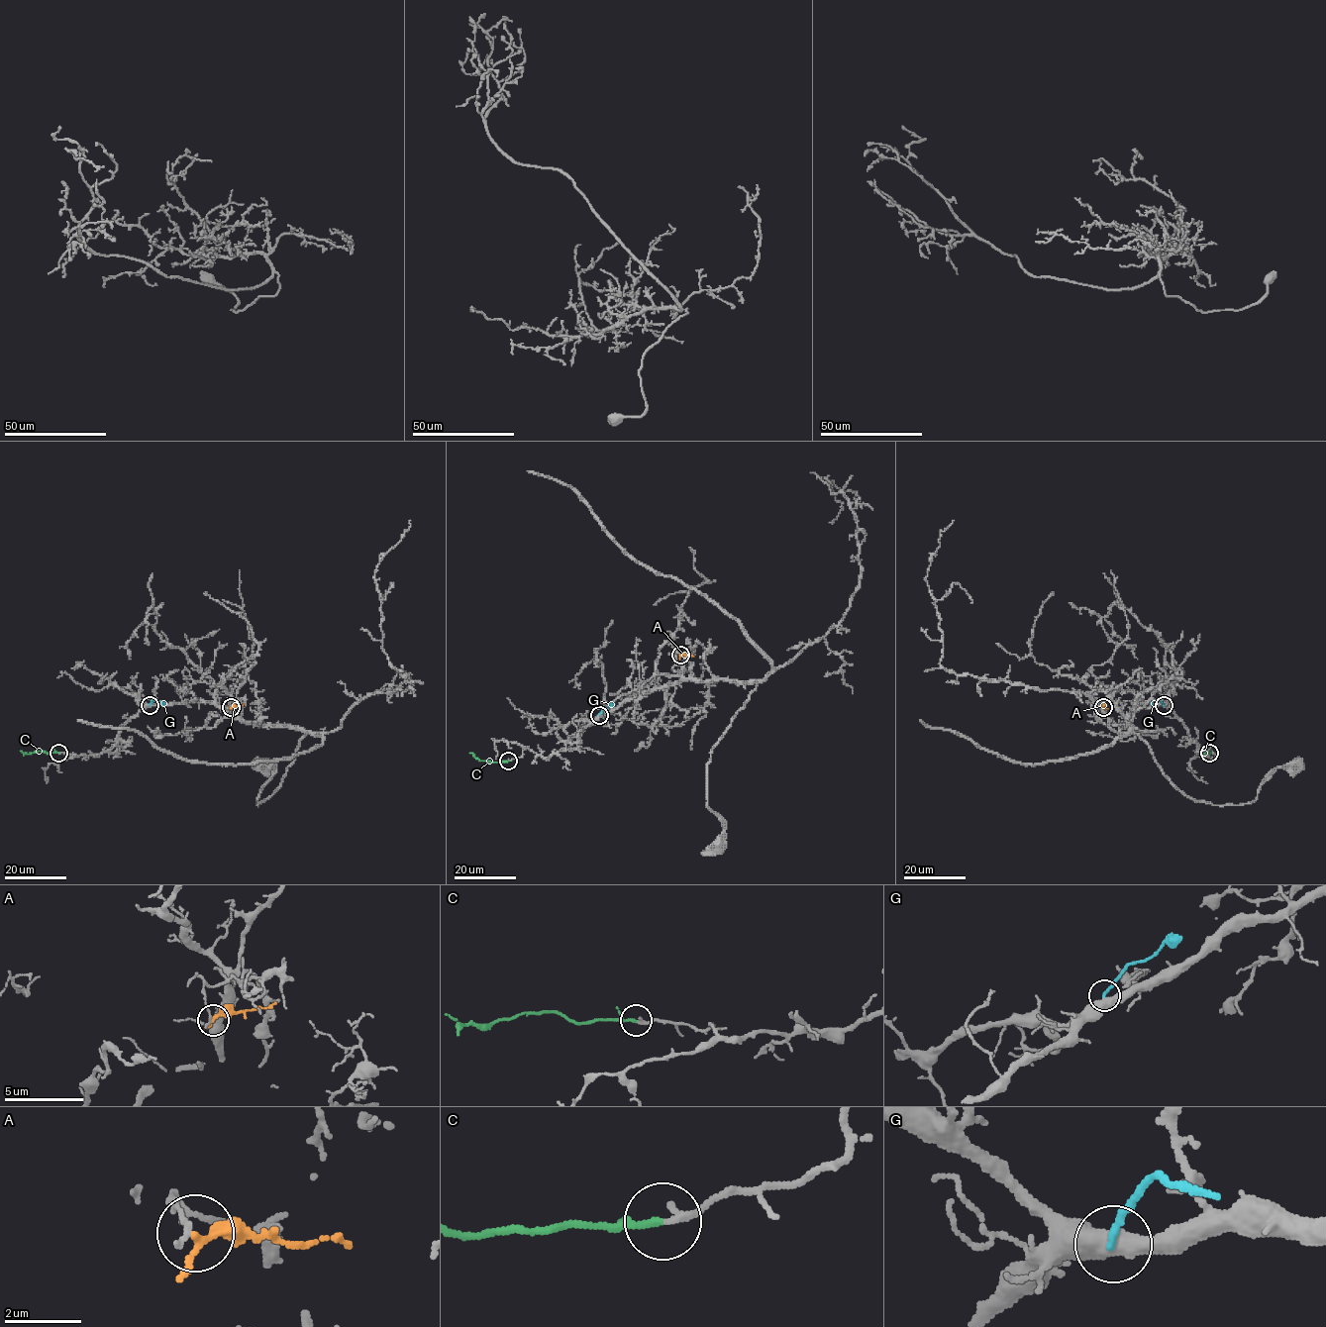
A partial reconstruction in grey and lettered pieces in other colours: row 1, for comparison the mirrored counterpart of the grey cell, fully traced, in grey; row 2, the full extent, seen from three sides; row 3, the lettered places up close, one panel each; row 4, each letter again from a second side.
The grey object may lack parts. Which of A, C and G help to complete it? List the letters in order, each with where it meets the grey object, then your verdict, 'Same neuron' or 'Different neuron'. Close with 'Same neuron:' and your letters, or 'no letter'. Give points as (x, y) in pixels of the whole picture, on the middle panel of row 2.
A: Touches grey at (680, 655). Different neuron
C: Touches grey at (508, 761). Same neuron
G: Touches grey at (599, 715). Different neuron
Same neuron: C

